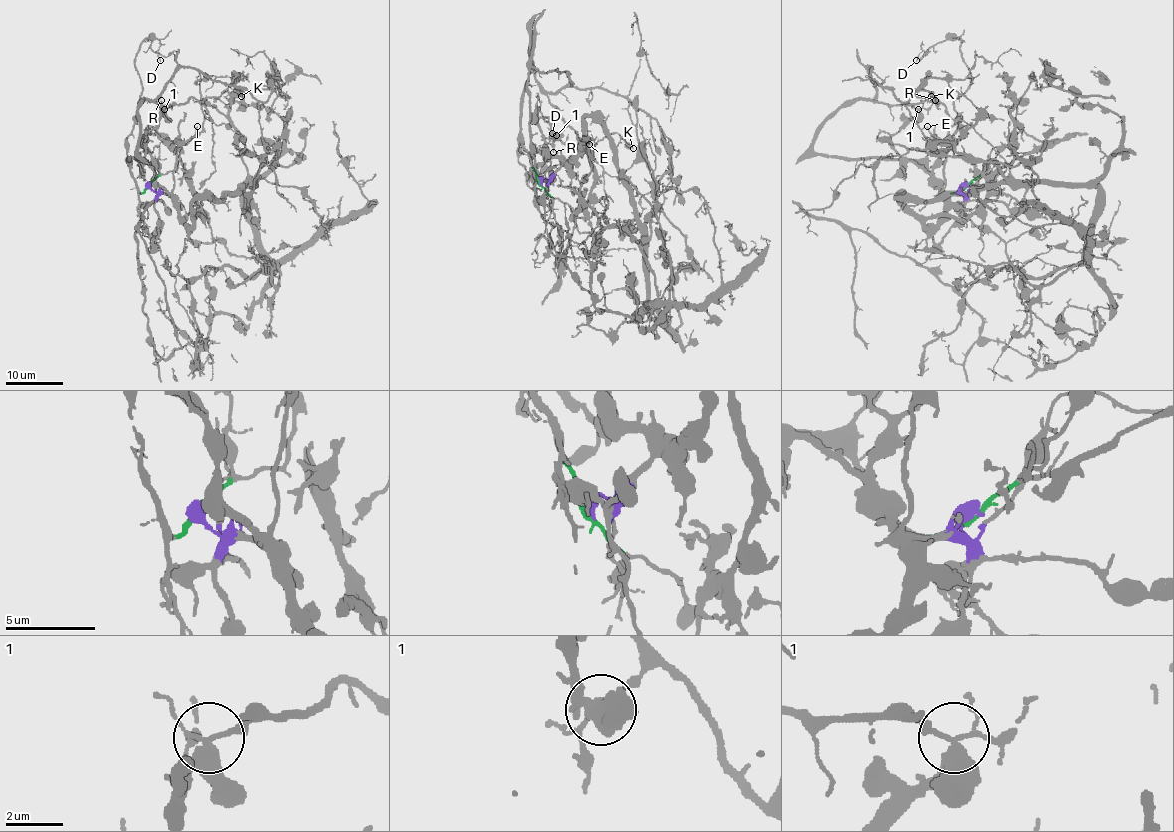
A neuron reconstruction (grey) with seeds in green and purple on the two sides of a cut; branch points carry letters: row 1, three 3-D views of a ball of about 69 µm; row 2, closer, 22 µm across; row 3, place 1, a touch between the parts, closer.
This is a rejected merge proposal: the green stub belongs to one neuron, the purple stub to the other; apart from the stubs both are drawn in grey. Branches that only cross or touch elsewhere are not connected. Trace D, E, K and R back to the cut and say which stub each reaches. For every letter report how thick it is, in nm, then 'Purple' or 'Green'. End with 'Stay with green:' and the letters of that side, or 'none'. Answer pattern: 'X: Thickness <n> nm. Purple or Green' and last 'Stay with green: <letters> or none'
D: Thickness 100 nm. Green
E: Thickness 140 nm. Purple
K: Thickness 100 nm. Green
R: Thickness 130 nm. Green
Stay with green: D, K, R

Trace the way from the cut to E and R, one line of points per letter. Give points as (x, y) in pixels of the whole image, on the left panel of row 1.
E: (148, 185), (156, 192), (171, 191), (178, 148), (195, 133), (197, 126)
R: (148, 185), (140, 192), (129, 161), (137, 158), (137, 109), (143, 100), (172, 104), (161, 109), (161, 100)

